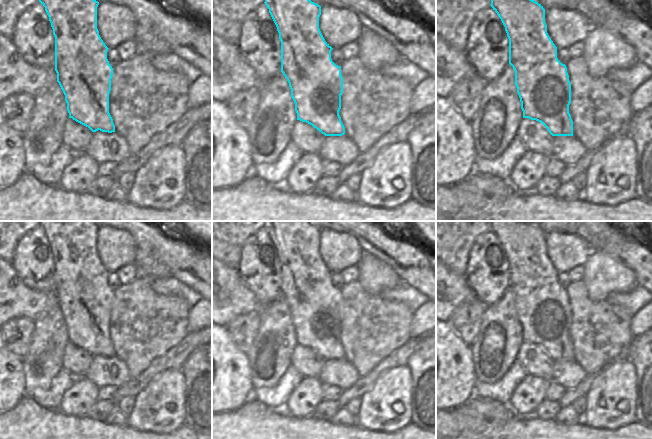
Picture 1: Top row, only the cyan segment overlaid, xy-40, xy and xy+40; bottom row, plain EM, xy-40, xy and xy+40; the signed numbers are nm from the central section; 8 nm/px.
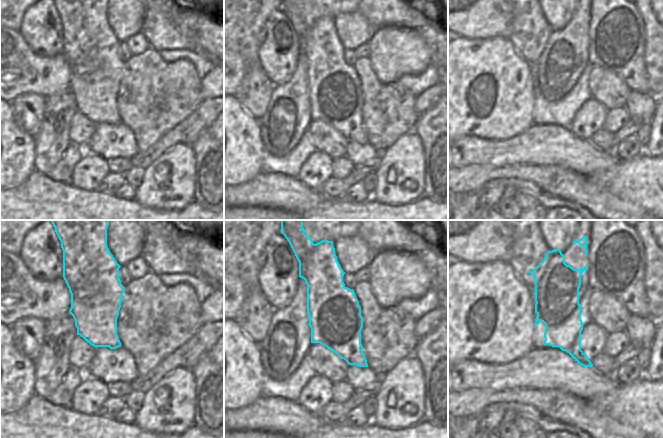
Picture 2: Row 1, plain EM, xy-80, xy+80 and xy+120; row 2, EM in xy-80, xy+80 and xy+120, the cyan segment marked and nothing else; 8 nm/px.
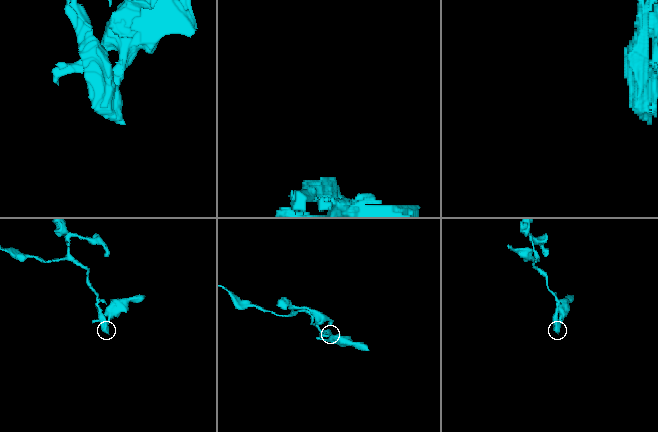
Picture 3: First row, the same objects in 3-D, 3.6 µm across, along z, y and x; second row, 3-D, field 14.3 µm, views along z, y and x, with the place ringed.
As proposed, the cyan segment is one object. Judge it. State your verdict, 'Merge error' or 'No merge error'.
Merge error

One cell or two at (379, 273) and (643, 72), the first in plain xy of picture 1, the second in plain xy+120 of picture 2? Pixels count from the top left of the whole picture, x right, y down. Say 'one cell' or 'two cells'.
one cell

